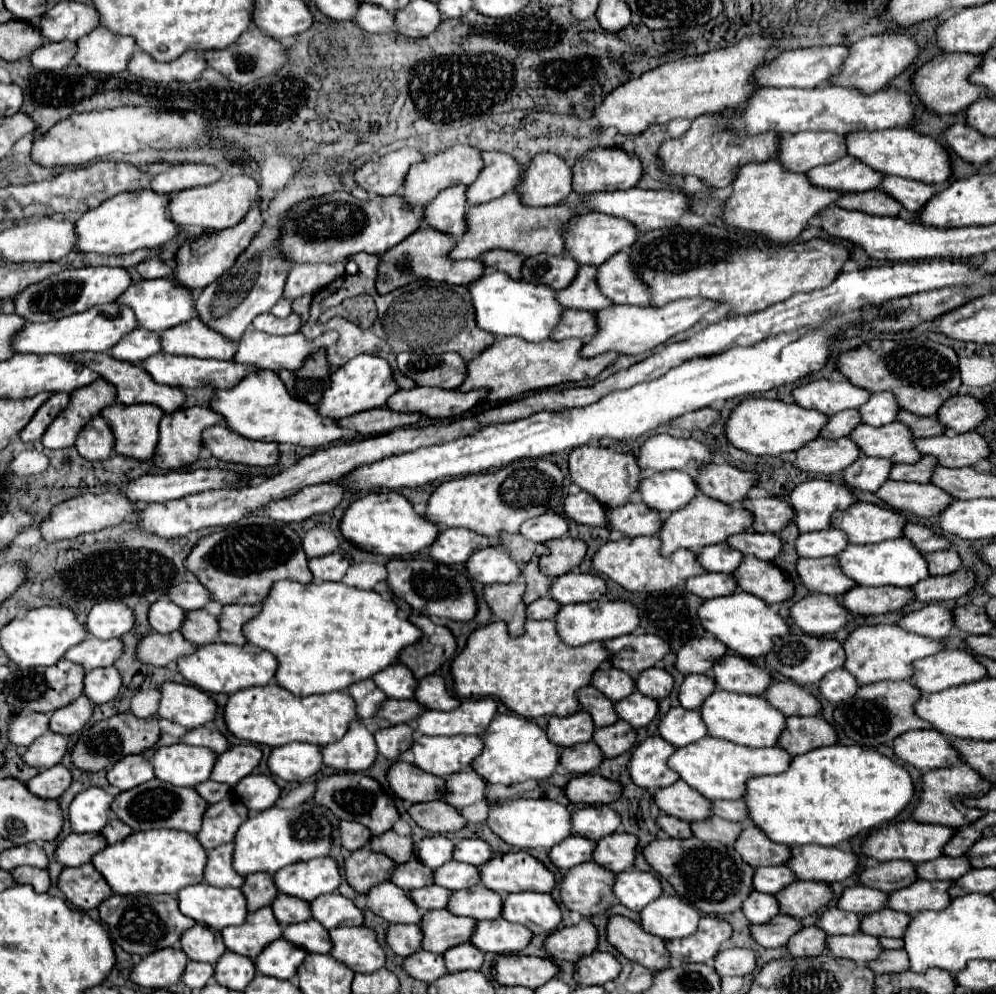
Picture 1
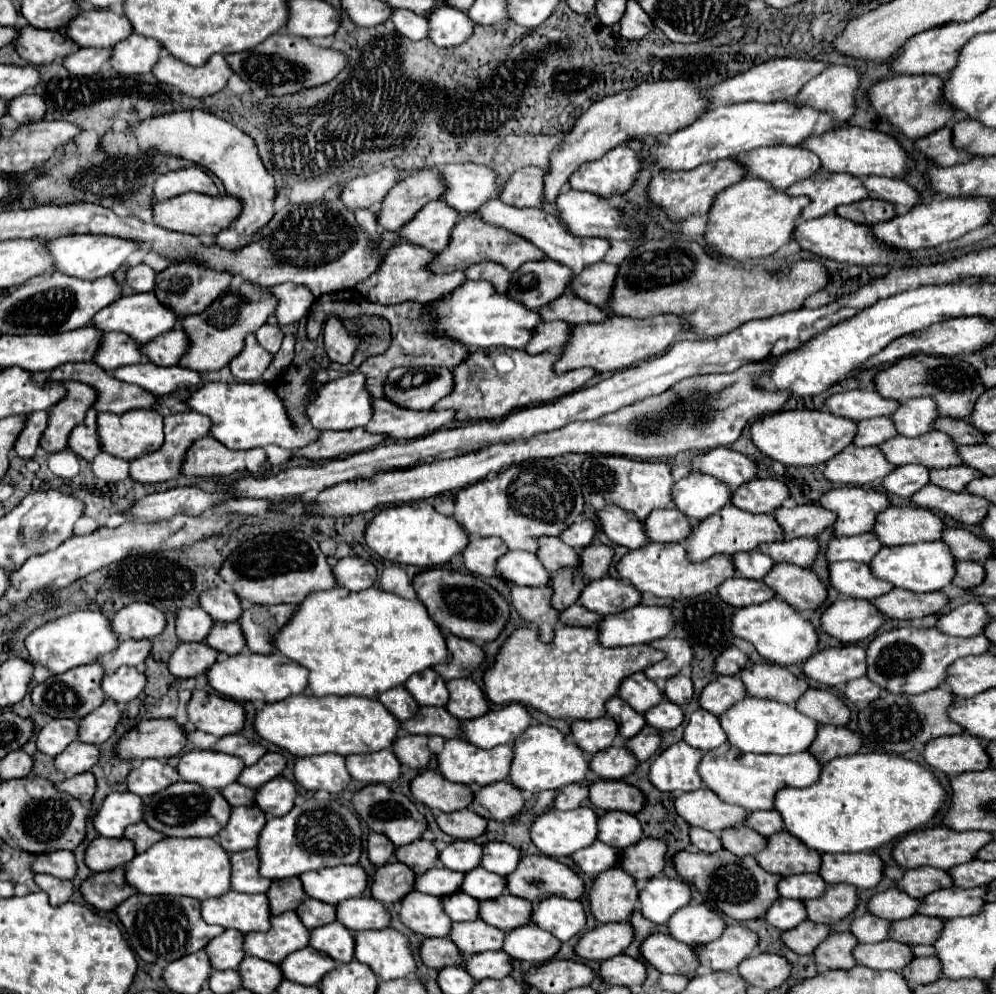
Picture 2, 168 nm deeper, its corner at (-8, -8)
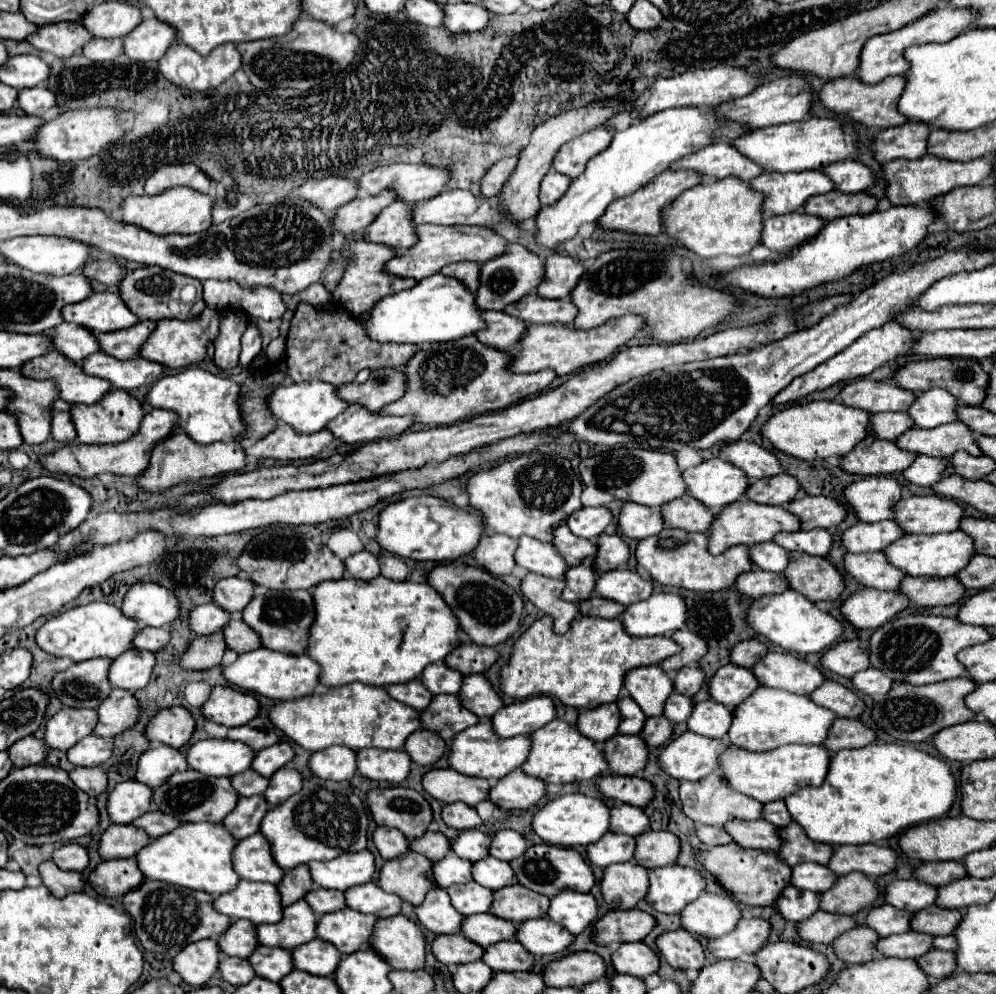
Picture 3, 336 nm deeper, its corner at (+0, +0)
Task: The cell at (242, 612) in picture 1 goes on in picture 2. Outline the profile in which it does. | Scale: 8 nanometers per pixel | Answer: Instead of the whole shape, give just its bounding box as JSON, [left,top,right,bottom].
[240,605,296,653]

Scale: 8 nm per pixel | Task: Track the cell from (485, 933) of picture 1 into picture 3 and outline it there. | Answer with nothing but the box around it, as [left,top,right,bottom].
[514,917,574,957]

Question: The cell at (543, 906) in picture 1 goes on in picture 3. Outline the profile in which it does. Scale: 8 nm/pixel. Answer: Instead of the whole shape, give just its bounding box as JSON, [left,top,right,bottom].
[548,891,598,935]

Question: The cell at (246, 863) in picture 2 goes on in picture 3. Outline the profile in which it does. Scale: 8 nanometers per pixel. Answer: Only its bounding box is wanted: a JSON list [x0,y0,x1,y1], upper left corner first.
[232,833,284,883]

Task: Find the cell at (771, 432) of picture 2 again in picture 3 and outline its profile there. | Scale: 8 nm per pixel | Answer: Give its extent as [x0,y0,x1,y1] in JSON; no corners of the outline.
[762,401,868,459]

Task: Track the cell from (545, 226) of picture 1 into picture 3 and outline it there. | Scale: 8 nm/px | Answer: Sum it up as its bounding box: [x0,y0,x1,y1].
[386,225,506,277]

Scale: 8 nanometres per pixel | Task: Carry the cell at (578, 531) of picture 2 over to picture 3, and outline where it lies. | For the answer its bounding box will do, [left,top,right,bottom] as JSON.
[568,507,612,539]

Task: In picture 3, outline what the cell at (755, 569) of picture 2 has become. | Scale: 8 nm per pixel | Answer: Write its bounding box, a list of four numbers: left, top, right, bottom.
[750,541,788,573]

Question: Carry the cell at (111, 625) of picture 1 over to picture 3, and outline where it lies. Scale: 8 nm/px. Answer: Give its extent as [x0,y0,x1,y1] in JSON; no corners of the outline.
[122,583,180,627]

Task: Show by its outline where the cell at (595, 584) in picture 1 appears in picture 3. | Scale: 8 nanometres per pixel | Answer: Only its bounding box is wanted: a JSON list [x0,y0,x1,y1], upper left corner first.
[594,569,654,605]

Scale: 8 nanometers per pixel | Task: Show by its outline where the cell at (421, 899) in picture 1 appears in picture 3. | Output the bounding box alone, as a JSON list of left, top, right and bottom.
[446,881,492,917]

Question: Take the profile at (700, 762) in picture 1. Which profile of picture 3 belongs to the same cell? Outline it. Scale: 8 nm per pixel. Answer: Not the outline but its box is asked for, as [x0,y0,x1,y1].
[718,745,830,803]

